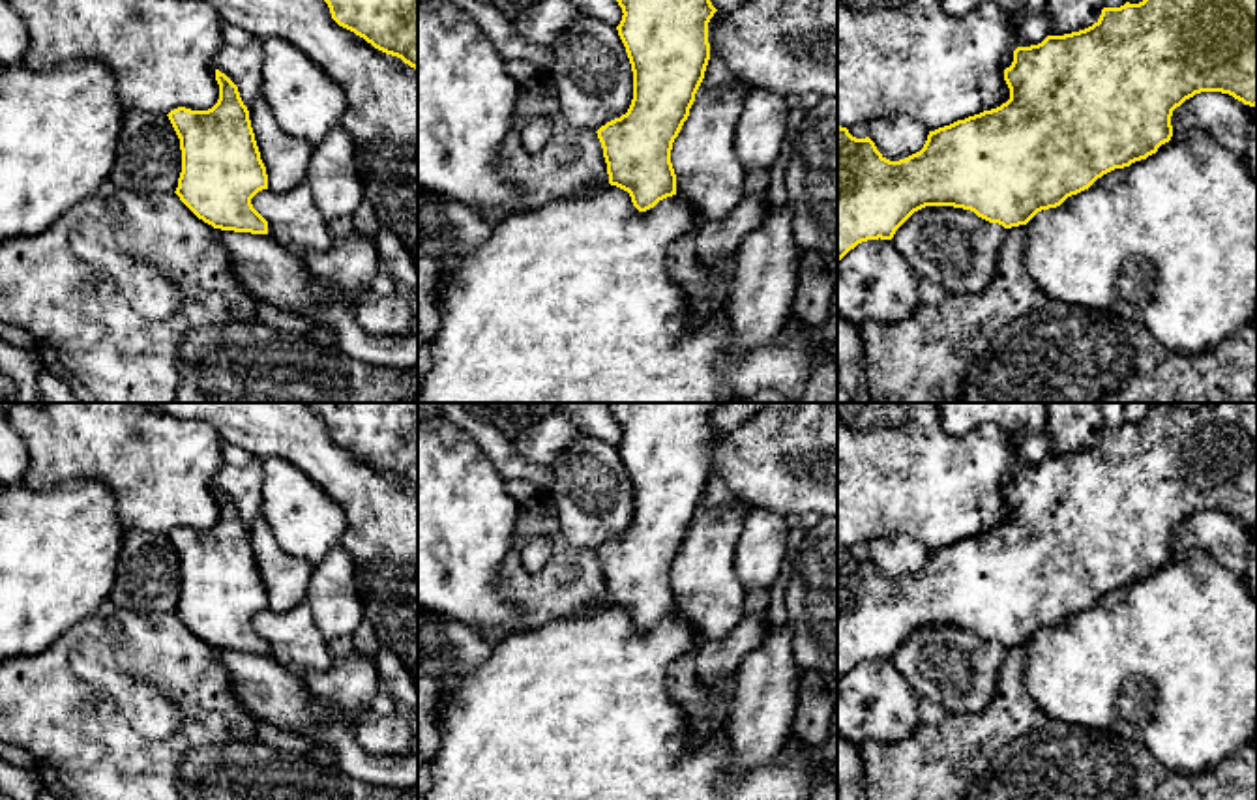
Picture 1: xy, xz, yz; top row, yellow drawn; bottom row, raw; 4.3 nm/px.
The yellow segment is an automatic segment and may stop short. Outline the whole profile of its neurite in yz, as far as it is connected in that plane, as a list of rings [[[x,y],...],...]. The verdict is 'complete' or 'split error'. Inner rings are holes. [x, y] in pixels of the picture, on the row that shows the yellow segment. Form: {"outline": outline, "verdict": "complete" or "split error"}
{"outline": [[[1143,0],[1126,2],[1120,7],[1103,7],[1100,19],[1079,32],[1047,36],[1042,43],[1017,47],[1013,62],[1004,69],[1010,99],[997,109],[957,120],[950,126],[929,131],[924,148],[905,159],[890,161],[865,139],[856,139],[847,127],[837,126],[837,262],[858,244],[867,240],[892,240],[895,230],[925,206],[954,206],[974,212],[978,217],[998,223],[1004,229],[1027,225],[1038,212],[1060,206],[1068,197],[1088,189],[1103,174],[1146,159],[1171,141],[1171,116],[1176,107],[1201,92],[1229,94],[1244,105],[1257,105],[1257,0]]], "verdict": "complete"}

